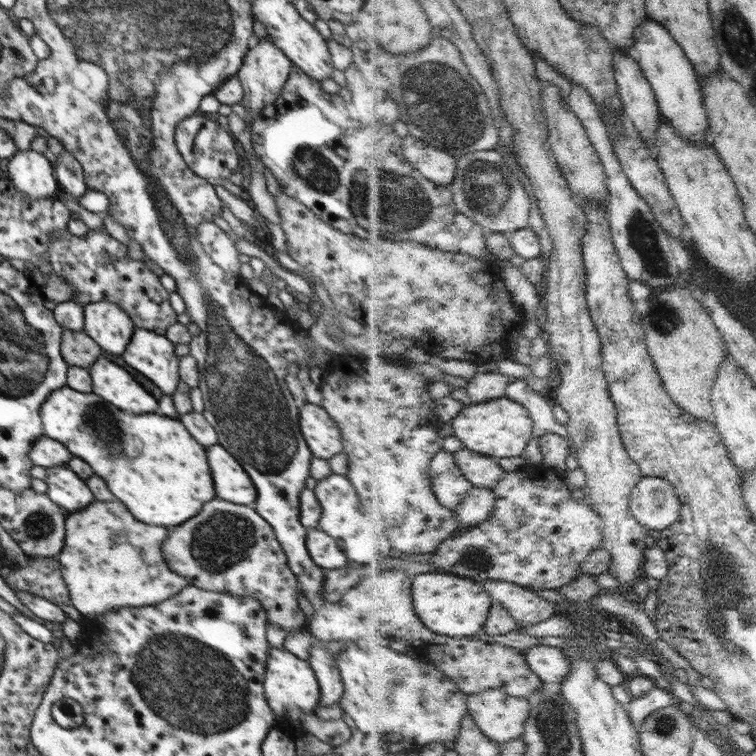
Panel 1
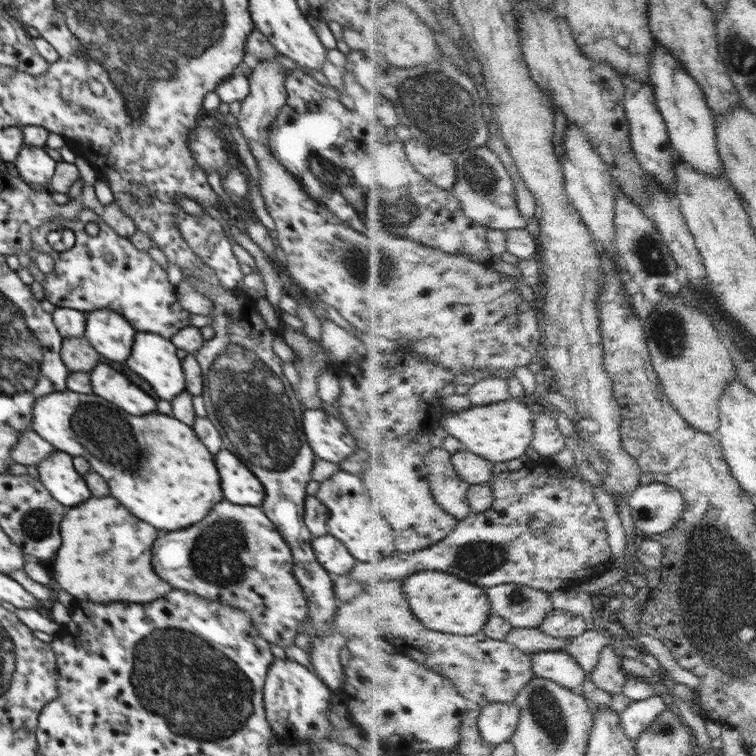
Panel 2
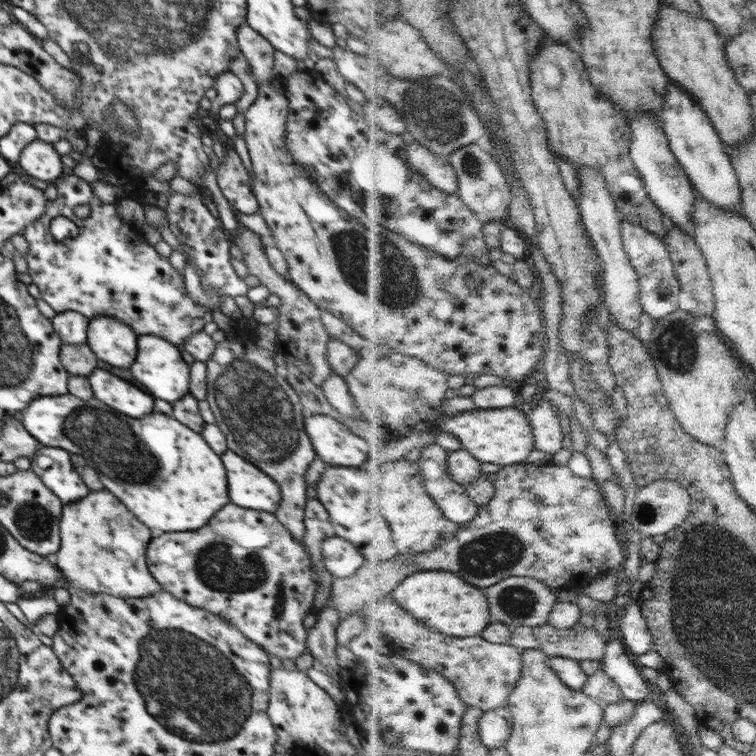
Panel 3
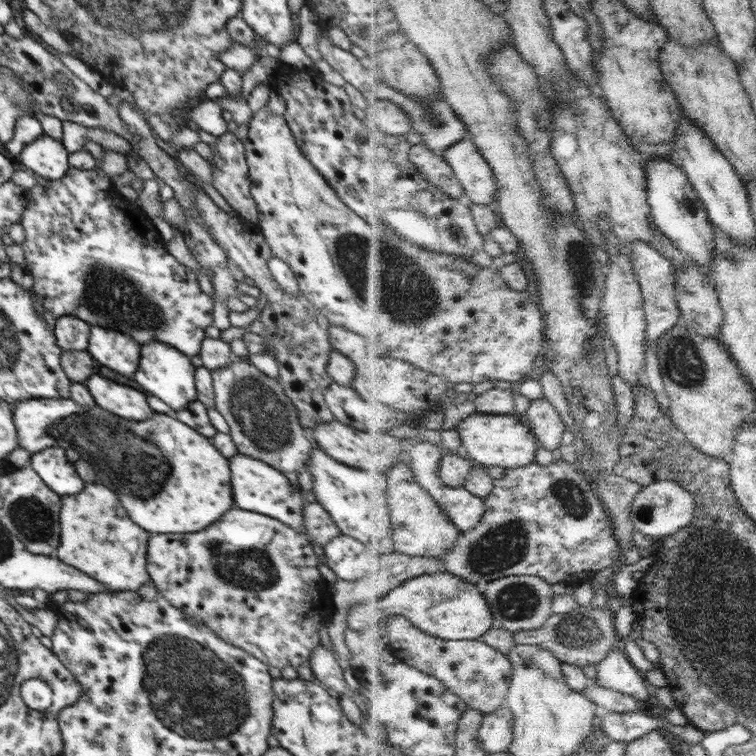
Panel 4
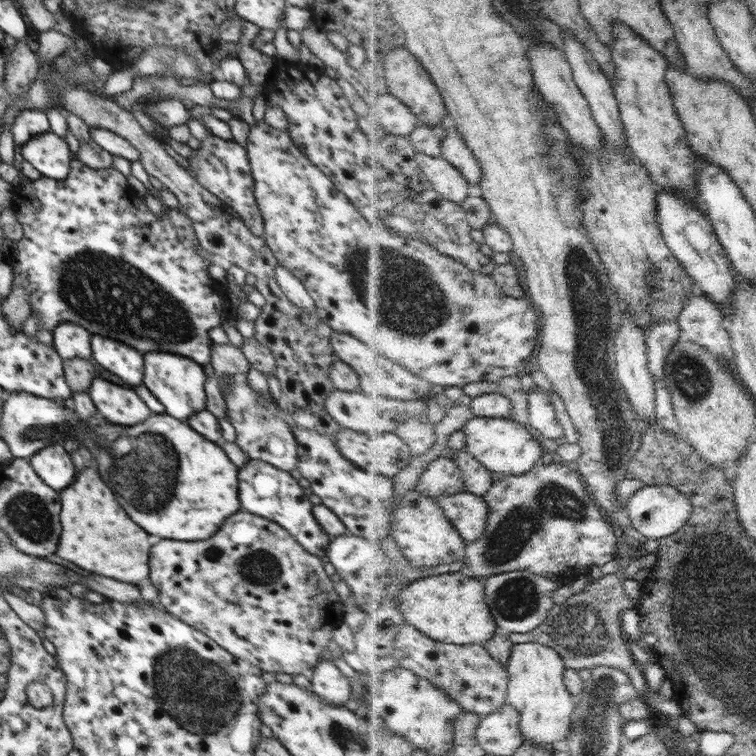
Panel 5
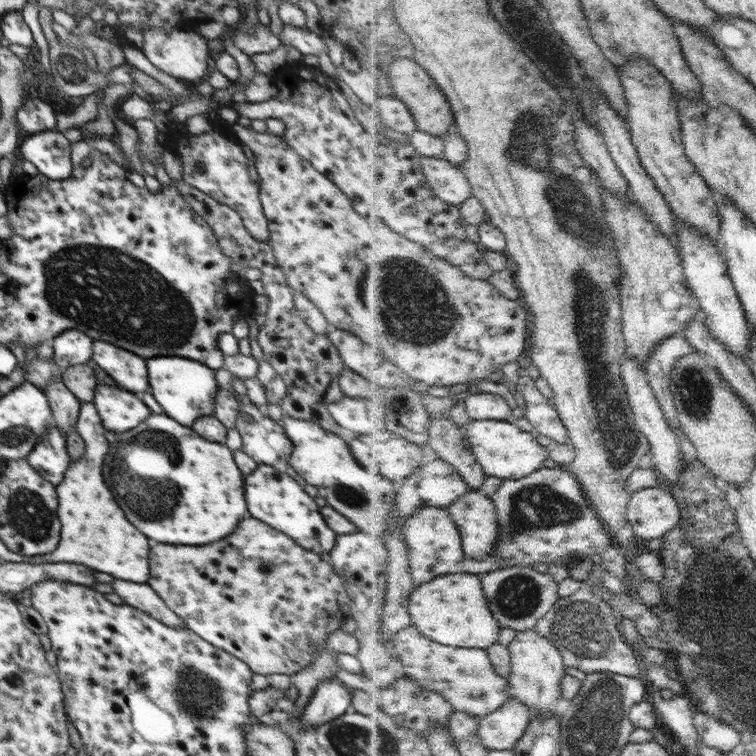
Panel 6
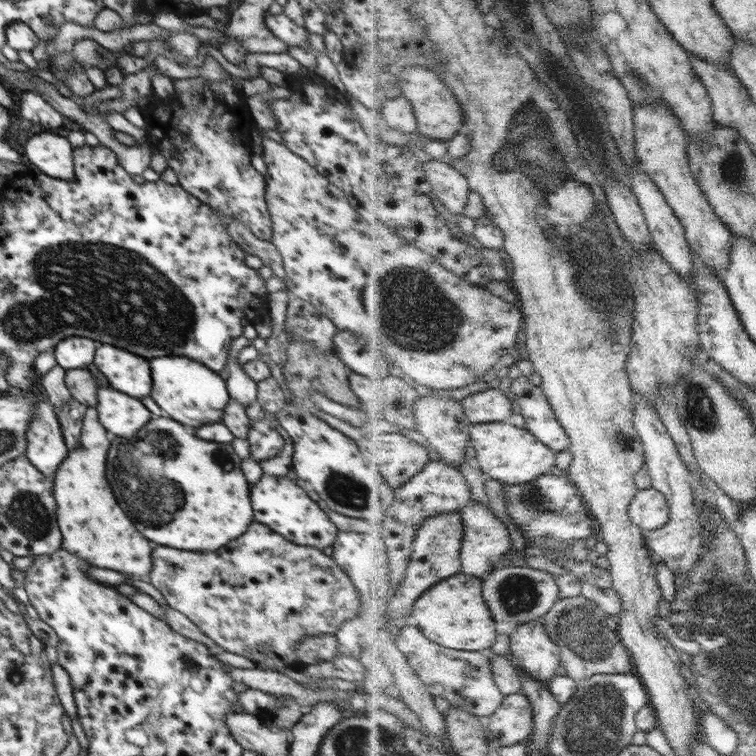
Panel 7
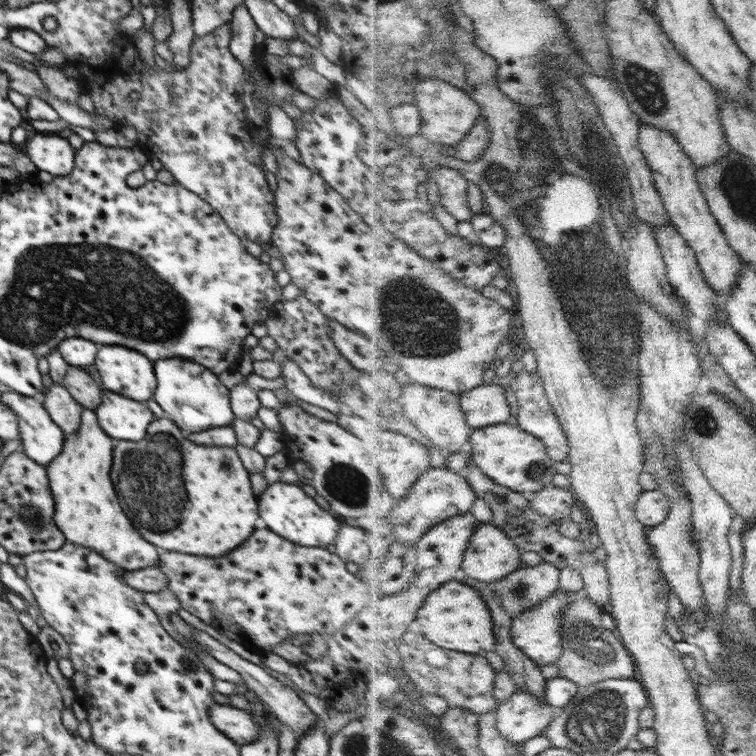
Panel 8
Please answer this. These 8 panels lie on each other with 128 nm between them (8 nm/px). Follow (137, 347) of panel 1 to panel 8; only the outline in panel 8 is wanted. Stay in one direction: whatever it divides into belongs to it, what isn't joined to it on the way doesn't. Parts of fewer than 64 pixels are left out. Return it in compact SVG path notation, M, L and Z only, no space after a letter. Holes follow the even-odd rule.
M166 358L156 362L153 369L158 380L154 402L158 402L182 430L196 433L232 424L236 416L231 409L229 389L207 367L200 366L199 362Z

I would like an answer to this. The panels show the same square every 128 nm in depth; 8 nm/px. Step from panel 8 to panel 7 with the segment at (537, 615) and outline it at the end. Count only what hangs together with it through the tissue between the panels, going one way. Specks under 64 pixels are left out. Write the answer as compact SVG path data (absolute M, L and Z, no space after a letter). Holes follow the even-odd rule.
M544 620L518 625L511 635L511 660L532 678L550 686L563 666L562 649L548 634Z

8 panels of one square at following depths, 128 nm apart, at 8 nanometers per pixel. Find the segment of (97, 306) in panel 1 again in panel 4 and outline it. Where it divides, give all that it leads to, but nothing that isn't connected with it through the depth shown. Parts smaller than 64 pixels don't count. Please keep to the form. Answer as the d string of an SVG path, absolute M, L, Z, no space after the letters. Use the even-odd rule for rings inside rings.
M94 326L90 331L87 351L100 364L124 376L132 376L136 372L141 357L141 345L132 338L98 326Z

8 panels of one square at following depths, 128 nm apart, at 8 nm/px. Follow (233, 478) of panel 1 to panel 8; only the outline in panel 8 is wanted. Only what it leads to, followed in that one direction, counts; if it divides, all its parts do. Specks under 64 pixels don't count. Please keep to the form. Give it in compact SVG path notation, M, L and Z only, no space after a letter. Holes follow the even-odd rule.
M278 481L269 484L260 498L258 508L262 520L266 520L266 526L272 532L300 546L326 548L335 541L339 531L340 524L334 518L335 515L322 509L312 497L306 495L302 488L294 483Z

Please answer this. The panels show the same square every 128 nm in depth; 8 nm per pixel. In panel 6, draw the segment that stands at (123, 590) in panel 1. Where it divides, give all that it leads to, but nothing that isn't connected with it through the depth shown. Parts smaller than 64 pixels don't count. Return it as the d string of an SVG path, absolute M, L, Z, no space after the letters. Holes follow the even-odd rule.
M81 403L76 429L83 438L85 453L82 458L71 461L64 478L55 486L58 497L57 515L61 522L60 542L48 554L28 556L27 563L50 562L84 565L98 572L106 572L116 579L147 583L149 579L148 538L138 532L116 504L102 476L102 460L106 456L108 442L106 430L102 428L100 415L94 404Z

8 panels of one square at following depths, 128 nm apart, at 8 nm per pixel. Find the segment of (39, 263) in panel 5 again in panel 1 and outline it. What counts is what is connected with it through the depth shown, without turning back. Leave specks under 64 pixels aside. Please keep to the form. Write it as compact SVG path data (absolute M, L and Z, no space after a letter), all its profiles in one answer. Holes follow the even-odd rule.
M105 228L88 229L88 232L81 236L56 231L50 241L48 261L54 269L53 272L74 287L75 293L71 296L72 301L81 304L83 307L89 302L100 302L101 300L114 302L128 314L136 327L164 335L169 326L178 322L178 315L172 309L168 300L170 292L162 286L159 276L149 266L146 266L145 262L130 260L126 251L128 251L127 246L114 239Z

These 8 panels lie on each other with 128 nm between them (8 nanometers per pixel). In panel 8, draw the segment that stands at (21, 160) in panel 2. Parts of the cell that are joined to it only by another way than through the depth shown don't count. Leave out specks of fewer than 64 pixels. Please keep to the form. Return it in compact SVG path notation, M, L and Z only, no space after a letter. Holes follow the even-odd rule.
M38 133L26 142L26 156L40 173L47 172L53 177L64 177L71 173L75 165L75 149L66 138Z

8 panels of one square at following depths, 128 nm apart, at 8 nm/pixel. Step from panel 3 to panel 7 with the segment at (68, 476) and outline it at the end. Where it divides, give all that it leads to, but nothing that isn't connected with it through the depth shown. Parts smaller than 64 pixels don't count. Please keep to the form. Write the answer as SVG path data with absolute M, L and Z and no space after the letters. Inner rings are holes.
M45 399L35 402L35 414L27 428L27 459L47 477L54 476L56 469L67 457L65 443L56 410Z

